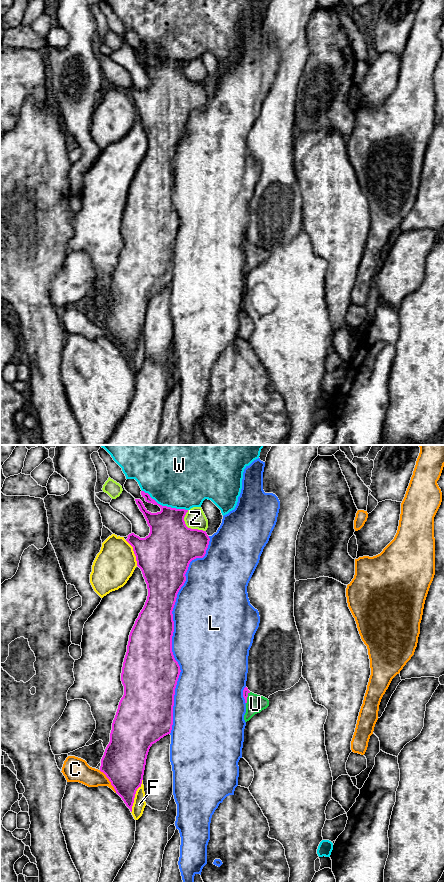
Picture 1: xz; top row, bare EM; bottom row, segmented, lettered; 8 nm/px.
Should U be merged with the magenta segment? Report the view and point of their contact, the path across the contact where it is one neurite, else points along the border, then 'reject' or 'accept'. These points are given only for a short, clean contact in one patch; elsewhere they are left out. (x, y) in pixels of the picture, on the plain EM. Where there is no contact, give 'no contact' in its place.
meets magenta in xz at (246, 250); runs through xz (245, 244), (246, 250), (255, 256); accept

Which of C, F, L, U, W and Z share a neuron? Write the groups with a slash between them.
C / F / L / U / W / Z

